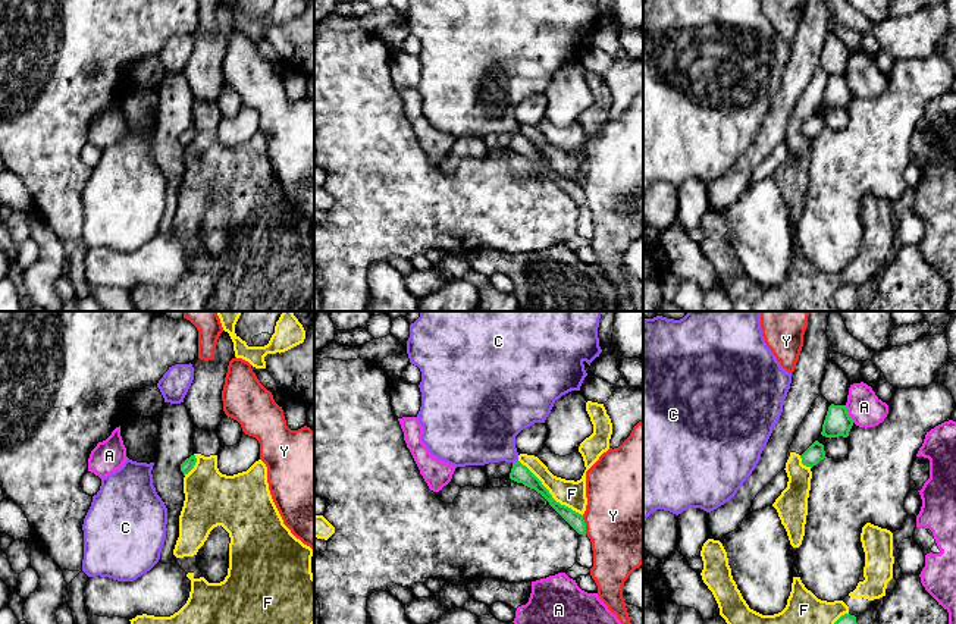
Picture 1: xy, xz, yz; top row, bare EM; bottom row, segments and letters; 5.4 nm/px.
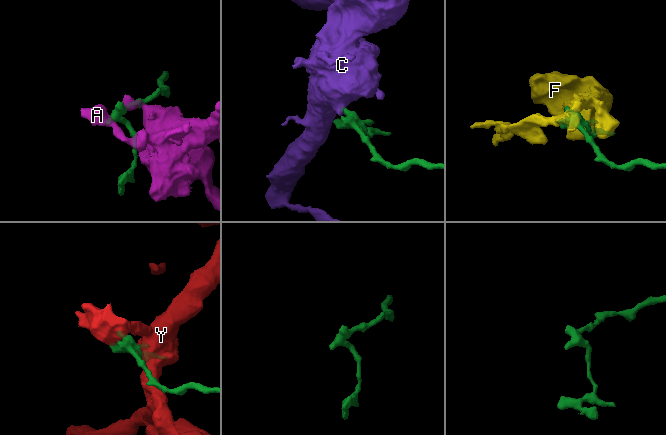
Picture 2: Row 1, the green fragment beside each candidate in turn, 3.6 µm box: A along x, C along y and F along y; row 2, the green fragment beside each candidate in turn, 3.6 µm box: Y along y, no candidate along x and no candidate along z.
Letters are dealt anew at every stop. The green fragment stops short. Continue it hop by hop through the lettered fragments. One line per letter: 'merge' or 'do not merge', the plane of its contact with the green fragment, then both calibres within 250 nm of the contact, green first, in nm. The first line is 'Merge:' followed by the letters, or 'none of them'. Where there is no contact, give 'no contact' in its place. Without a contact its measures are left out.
Merge: C
A: do not merge; contact in yz; calibres 150 and 190 nm
C: merge; contact in xz; calibres 100 and 360 nm
F: do not merge; contact in xz; calibres 100 and 150 nm
Y: do not merge; contact in xz; calibres 80 and 500 nm

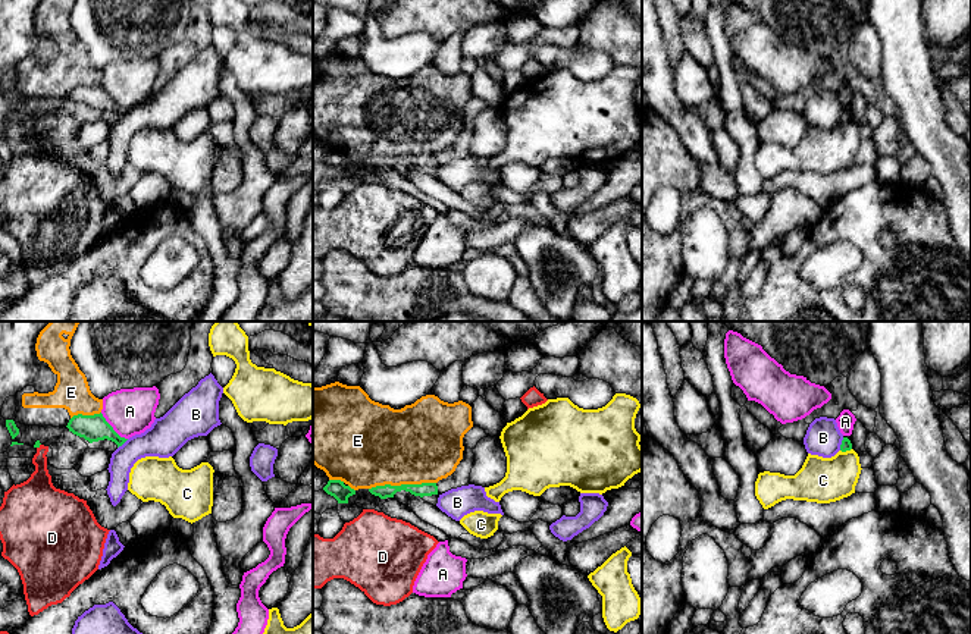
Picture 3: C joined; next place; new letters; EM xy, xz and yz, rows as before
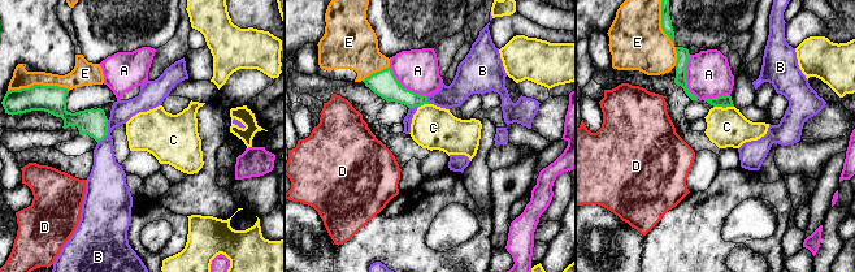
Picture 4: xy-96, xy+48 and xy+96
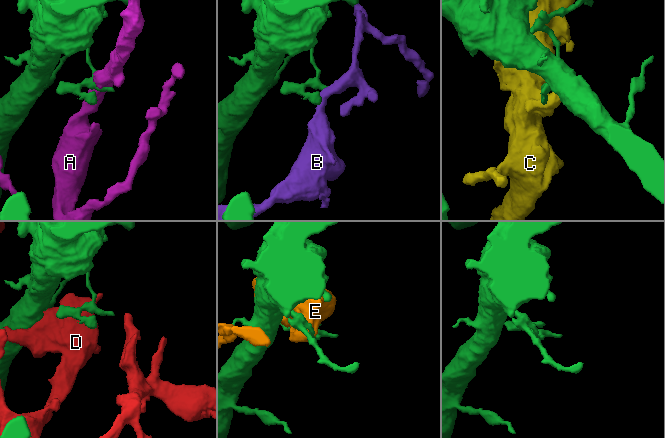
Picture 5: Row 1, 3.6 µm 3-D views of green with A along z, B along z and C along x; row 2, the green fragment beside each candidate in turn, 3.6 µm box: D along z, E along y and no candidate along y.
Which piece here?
Merge: none of them
A: do not merge; contact in xy; calibres 140 and 260 nm
B: do not merge; contact in yz; calibres 60 and 200 nm
C: do not merge; contact in yz; calibres 60 and 260 nm
D: do not merge; contact in xy; calibres 30 and 180 nm
E: do not merge; contact in xz; calibres 80 and 440 nm

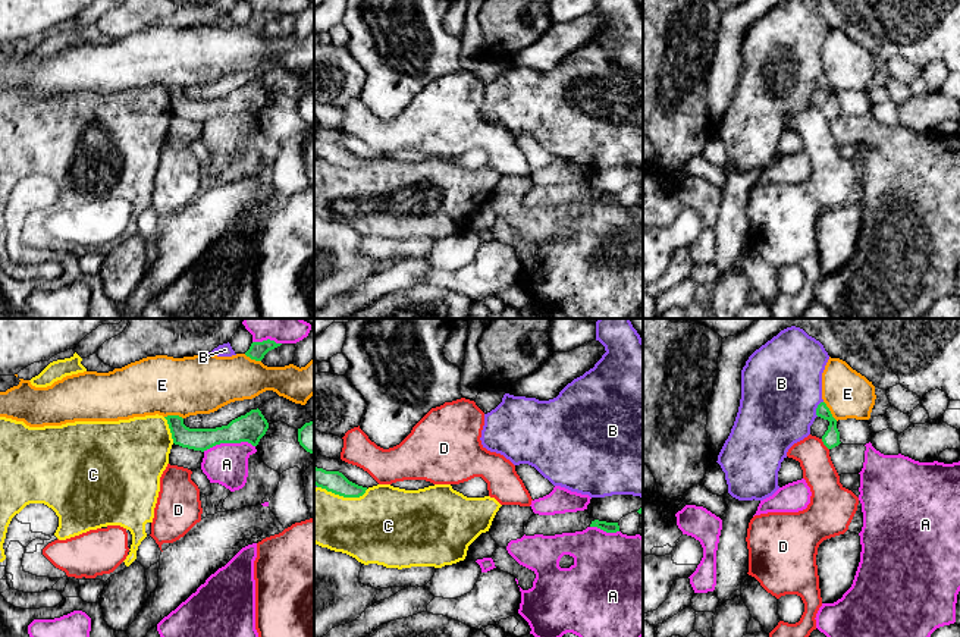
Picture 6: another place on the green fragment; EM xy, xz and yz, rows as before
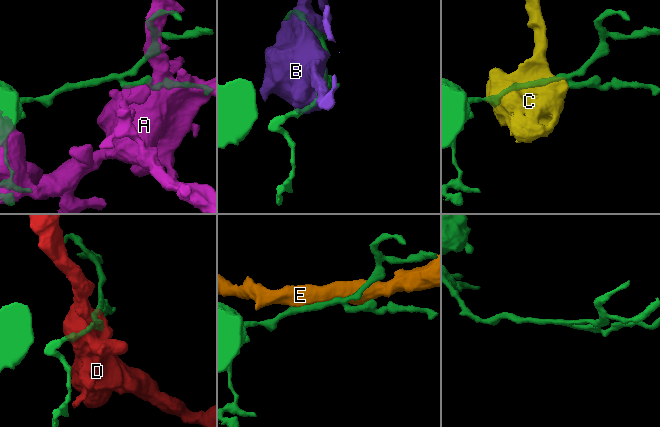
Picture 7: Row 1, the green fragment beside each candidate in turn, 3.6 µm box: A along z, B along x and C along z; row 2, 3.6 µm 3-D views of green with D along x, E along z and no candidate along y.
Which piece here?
Merge: none of them
A: do not merge; contact in xy; calibres 160 and 220 nm
B: do not merge; contact in yz; calibres 90 and 440 nm
C: do not merge; contact in xz; calibres 120 and 380 nm
D: do not merge; contact in yz; calibres 90 and 180 nm
E: do not merge; contact in yz; calibres 90 and 260 nm

